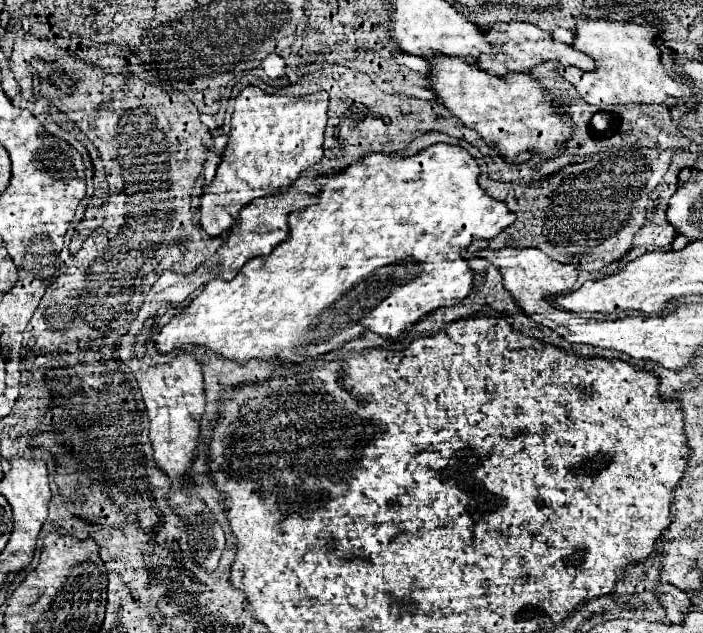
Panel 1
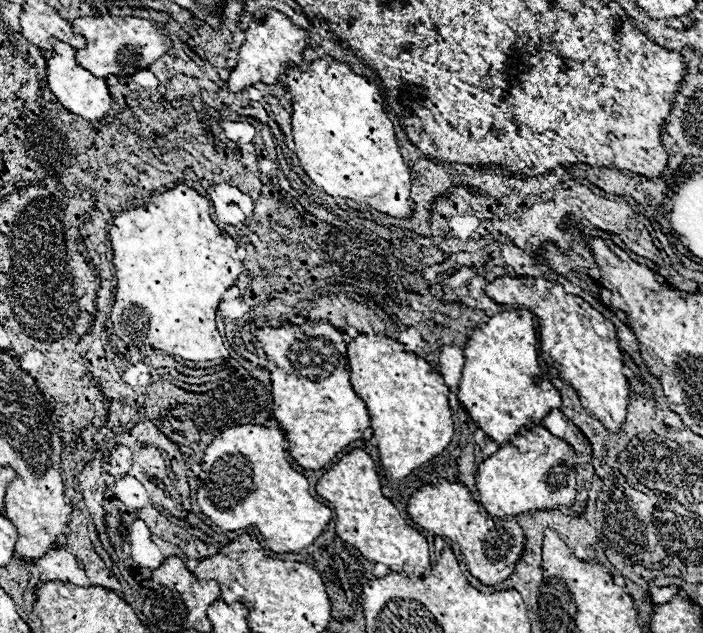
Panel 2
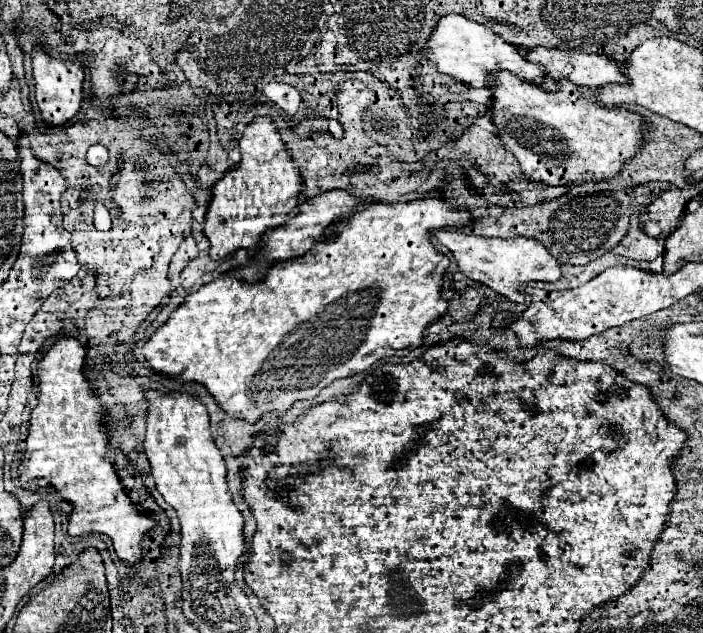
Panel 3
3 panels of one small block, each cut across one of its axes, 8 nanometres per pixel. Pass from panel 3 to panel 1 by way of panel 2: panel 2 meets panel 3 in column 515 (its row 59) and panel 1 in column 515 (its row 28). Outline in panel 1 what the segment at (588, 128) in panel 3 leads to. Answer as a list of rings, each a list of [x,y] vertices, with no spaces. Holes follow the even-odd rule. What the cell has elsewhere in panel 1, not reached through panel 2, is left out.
[[[434,56],[430,64],[434,66],[430,82],[438,100],[442,100],[468,128],[476,130],[484,142],[494,146],[508,162],[524,164],[534,154],[552,160],[564,152],[566,142],[572,138],[574,122],[564,118],[564,112],[554,106],[552,96],[530,74],[512,72],[504,78],[496,78],[476,64],[450,56]]]

